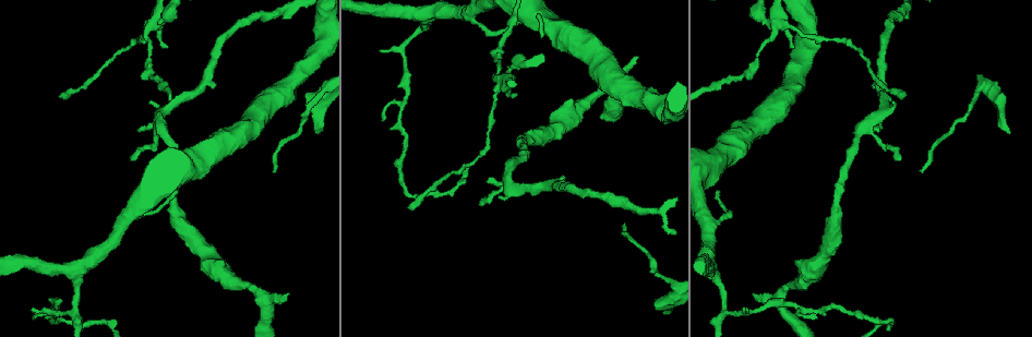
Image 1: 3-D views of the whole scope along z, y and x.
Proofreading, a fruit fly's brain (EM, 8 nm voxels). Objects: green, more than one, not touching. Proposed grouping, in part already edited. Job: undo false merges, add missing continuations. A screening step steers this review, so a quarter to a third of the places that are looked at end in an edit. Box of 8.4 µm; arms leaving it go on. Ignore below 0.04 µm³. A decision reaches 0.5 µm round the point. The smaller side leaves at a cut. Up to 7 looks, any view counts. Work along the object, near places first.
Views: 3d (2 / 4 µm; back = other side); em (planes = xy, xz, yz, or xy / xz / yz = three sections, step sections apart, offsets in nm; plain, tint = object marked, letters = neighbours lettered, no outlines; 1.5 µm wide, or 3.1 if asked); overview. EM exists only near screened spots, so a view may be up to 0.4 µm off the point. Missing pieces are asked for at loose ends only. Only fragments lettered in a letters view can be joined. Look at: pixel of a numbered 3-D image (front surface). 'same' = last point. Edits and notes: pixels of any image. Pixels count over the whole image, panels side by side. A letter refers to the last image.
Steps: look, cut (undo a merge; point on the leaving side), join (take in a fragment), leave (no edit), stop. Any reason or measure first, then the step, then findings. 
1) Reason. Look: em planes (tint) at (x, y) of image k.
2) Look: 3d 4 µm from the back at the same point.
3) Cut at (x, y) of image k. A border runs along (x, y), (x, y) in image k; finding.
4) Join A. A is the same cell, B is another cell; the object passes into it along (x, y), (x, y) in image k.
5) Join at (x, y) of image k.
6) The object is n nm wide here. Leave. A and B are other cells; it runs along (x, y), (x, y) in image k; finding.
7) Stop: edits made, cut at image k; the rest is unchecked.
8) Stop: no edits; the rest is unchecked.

An open end. Look: em xy step 8 (letters) at (274, 171) of image 1.

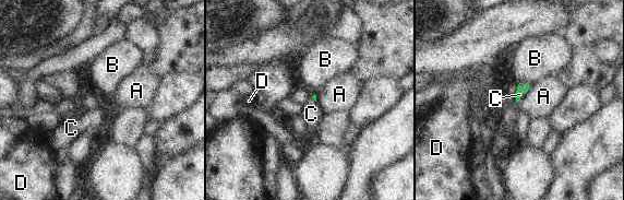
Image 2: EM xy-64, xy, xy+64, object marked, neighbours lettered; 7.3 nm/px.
Look: em planes (letters) at the same point.

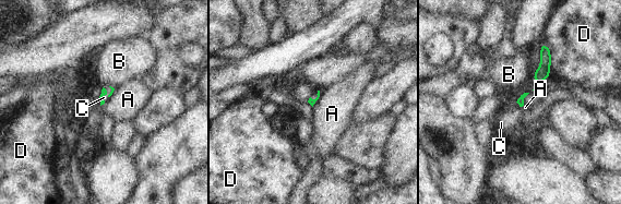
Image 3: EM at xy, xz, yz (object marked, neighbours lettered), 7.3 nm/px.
Join C. C is the same cell, A, B and D are other cells; the object passes into it along (521, 100), (518, 104), (511, 118) in image 3; the neuron continues.

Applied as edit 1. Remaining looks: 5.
Abrupt turn. Look: 3d 4 µm at (60, 321) of image 1.

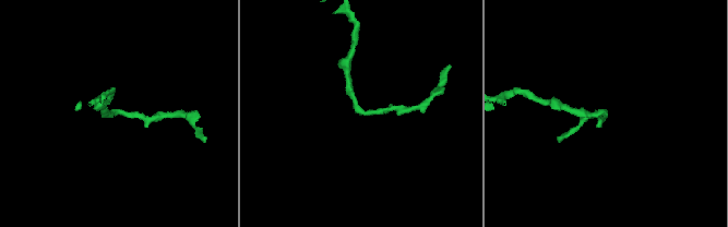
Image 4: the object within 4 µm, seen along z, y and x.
Now the EM. Look: em yz step 8 (tint) at (118, 112) of image 4.

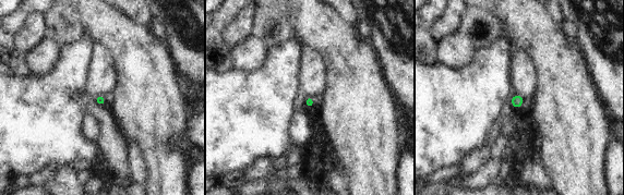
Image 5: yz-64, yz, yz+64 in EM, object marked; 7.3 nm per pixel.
Look: em xy step 8 (letters) at the same point.

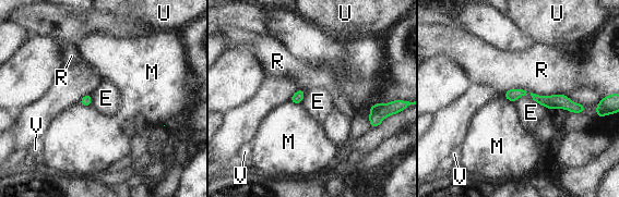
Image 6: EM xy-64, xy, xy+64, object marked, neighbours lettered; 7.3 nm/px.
Leave. E, M, R, U and V are other cells; continuous, no second neuron.

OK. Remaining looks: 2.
Free end. Look: 3d 2 µm at (754, 293) of image 1.

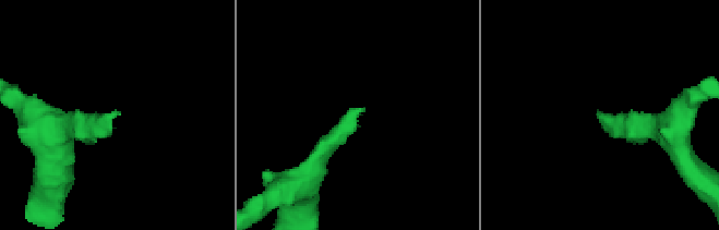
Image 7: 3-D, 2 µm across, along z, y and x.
Look: em planes (letters) at (365, 109) of image 7.

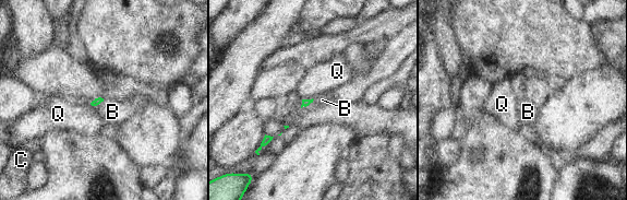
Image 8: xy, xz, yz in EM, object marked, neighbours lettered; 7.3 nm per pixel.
The longest contact is with B, 100 nm. Join B. B is the same cell, C and Q are other cells; it goes on there.

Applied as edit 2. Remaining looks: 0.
Stop: edits made, join at image 3, join at image 8; the rest is unchecked.

